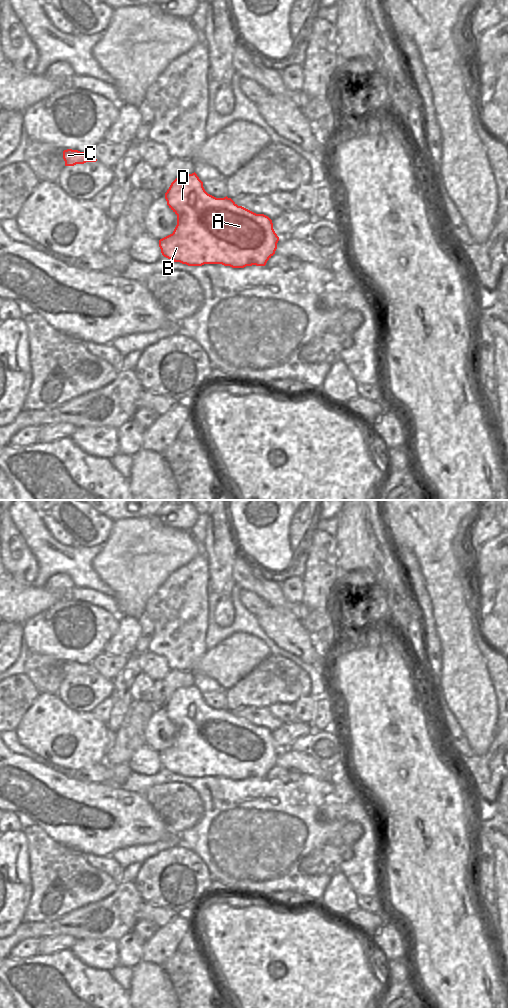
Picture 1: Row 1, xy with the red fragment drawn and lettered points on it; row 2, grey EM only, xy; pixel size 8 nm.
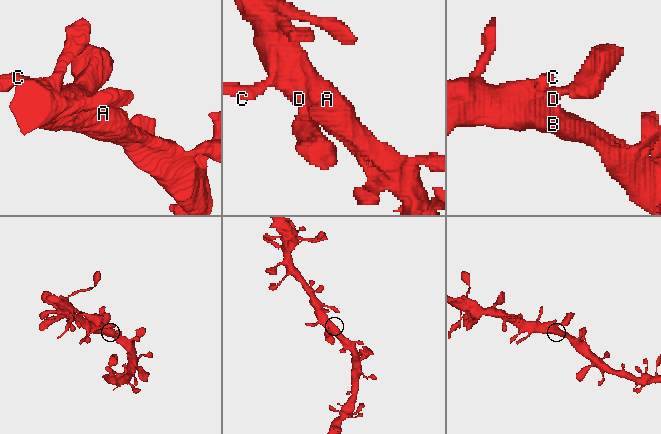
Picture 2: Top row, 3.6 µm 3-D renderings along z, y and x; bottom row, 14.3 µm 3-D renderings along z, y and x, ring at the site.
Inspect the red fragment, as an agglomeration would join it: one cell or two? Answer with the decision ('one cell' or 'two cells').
one cell

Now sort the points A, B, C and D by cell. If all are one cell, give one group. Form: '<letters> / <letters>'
A B C D

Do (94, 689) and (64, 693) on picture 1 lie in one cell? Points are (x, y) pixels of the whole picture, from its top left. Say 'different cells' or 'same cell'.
same cell

